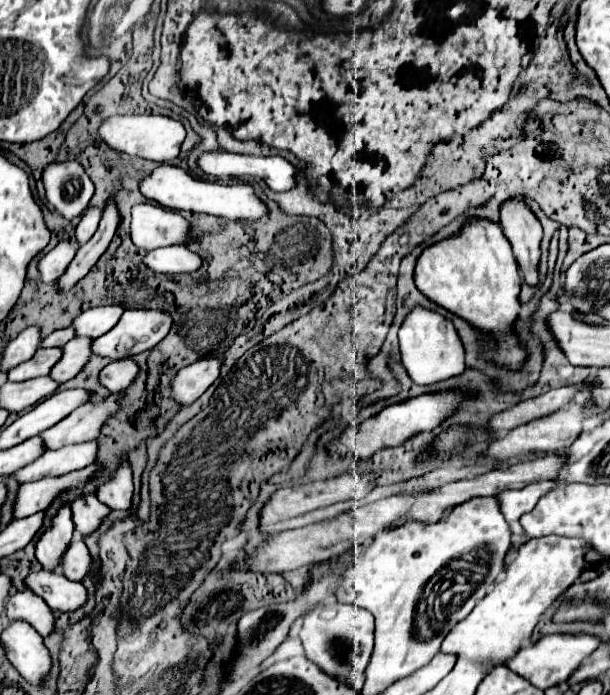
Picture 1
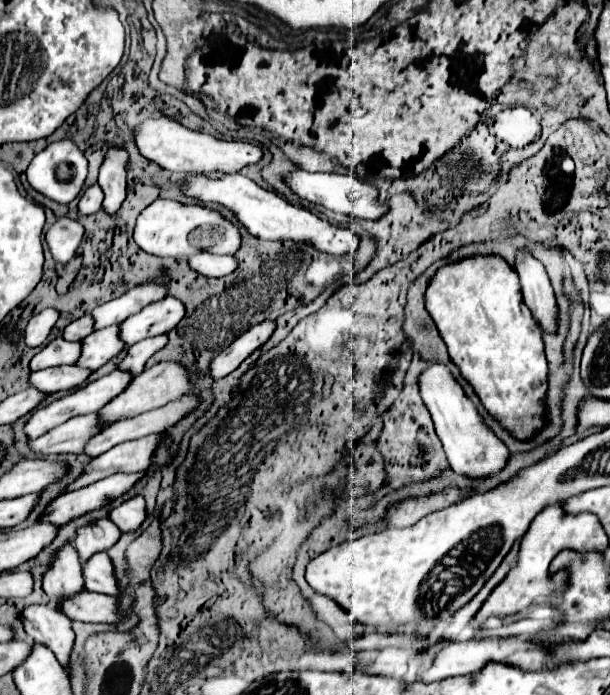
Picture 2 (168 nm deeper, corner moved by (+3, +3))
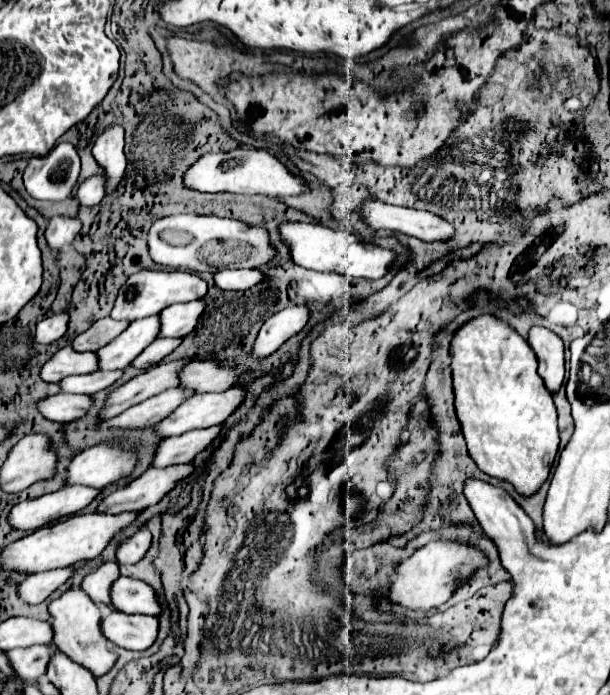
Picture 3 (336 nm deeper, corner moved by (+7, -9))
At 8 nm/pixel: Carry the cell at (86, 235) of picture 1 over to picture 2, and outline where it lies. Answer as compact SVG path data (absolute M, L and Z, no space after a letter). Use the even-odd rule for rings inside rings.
M92 184L86 188L86 192L82 194L80 202L78 202L78 208L80 208L80 214L92 214L92 212L98 212L102 208L102 200L104 200L104 194L102 194L102 188L98 184Z

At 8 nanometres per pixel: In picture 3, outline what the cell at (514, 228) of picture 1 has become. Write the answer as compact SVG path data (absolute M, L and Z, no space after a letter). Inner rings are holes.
M532 326L528 332L528 344L536 352L536 358L540 362L538 374L544 378L544 384L552 392L558 390L564 380L564 342L562 338L544 326Z

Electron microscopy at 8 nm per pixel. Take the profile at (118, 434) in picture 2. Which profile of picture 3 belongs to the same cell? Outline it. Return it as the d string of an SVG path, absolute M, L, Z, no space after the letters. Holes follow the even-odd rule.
M238 386L220 394L208 392L208 394L192 396L184 400L172 412L172 416L166 416L166 420L160 420L158 424L154 424L152 430L160 438L168 438L168 436L180 436L194 428L218 426L236 410L242 398L244 398L244 392Z

